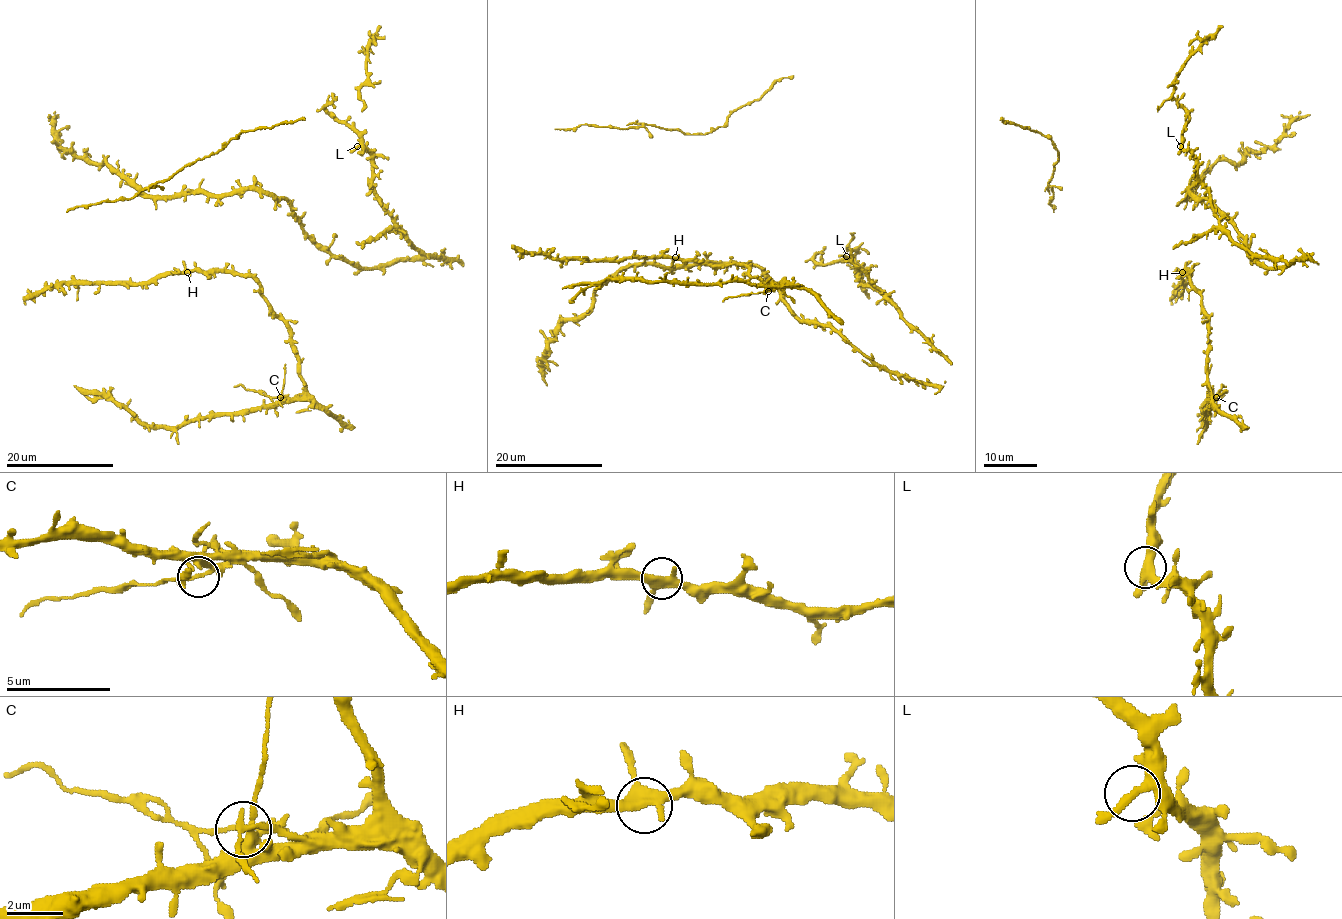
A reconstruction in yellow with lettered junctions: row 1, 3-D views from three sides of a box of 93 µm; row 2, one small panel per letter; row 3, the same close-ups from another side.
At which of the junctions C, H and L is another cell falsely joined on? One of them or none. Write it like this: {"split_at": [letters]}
{"split_at": ["C"]}

